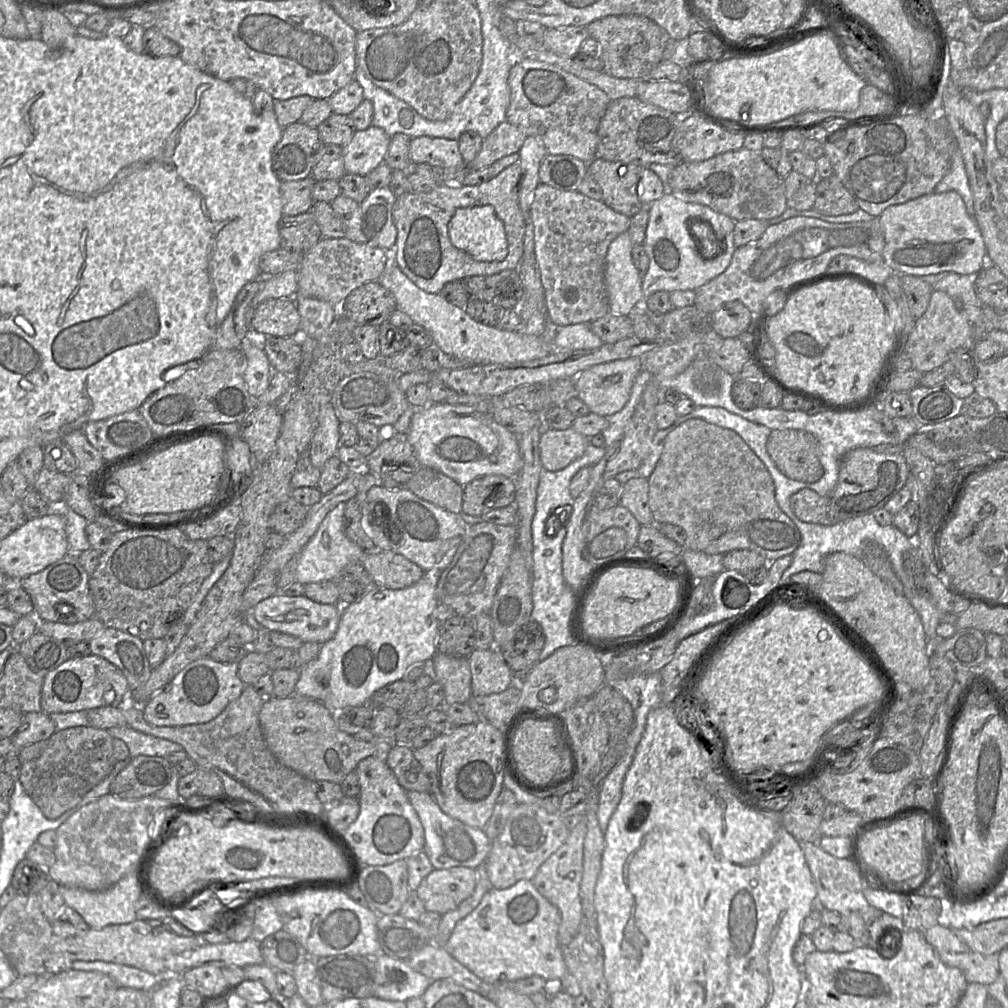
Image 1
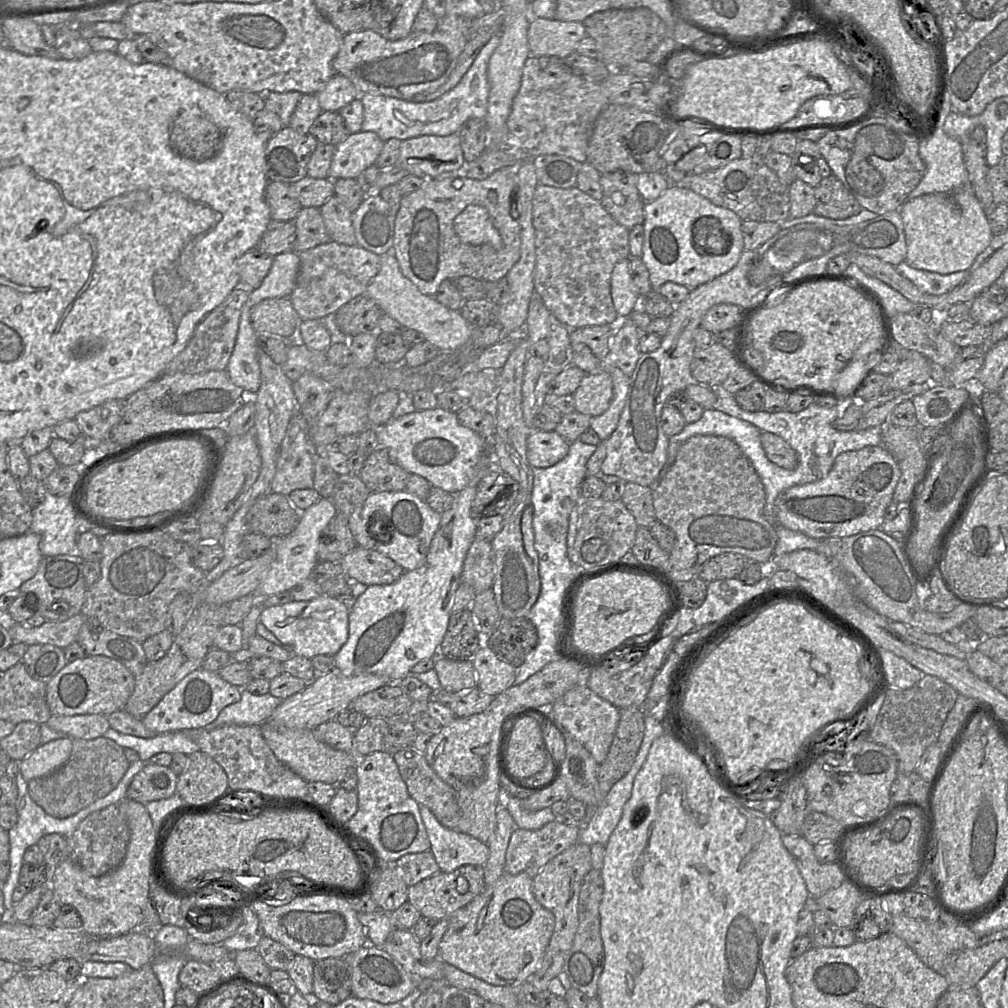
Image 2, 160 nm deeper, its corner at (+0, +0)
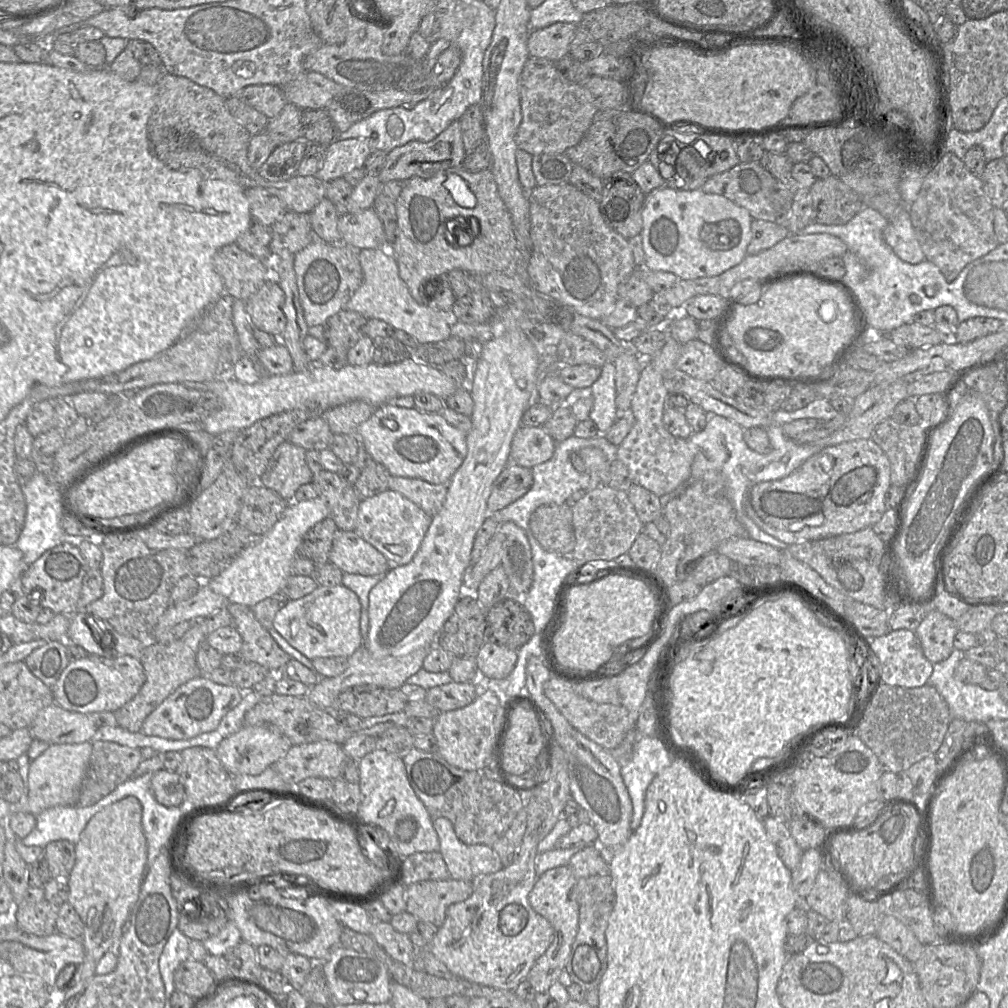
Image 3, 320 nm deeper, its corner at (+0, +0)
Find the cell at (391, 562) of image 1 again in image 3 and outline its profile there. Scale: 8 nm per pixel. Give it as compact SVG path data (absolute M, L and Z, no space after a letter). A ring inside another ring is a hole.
M341 529L334 535L329 562L343 573L363 576L385 575L391 567L387 558L356 531Z

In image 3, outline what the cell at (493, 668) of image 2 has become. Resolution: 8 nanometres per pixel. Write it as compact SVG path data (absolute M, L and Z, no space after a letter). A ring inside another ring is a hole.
M485 642L476 655L479 676L486 681L499 681L514 670L518 651L496 643Z

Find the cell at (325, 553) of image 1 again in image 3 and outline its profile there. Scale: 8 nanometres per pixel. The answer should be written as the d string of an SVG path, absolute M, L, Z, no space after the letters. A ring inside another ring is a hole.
M319 496L315 499L301 502L290 501L282 517L270 531L262 535L257 543L249 546L231 560L218 576L203 582L205 582L215 593L225 597L228 603L244 604L252 608L258 602L282 591L285 580L292 575L291 566L295 557L298 555L298 548L305 533L317 522L328 516L328 507Z

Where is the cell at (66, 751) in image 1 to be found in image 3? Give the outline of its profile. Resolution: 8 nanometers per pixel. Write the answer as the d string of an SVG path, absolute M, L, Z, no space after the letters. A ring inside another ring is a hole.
M93 742L76 806L88 807L99 802L120 784L133 777L141 761L142 756L138 748L114 742Z

